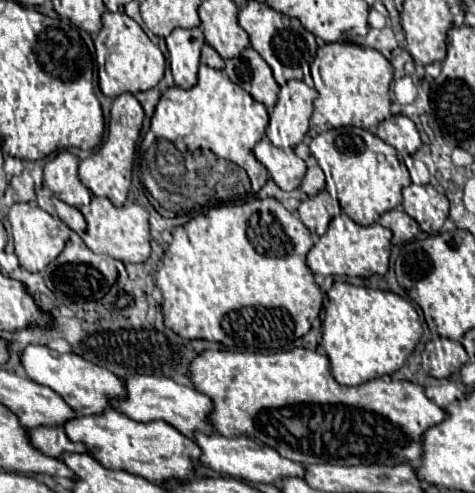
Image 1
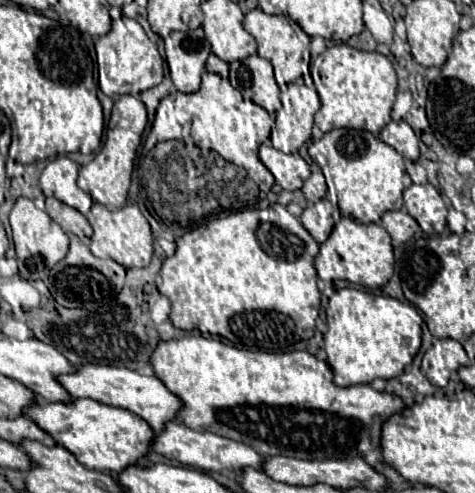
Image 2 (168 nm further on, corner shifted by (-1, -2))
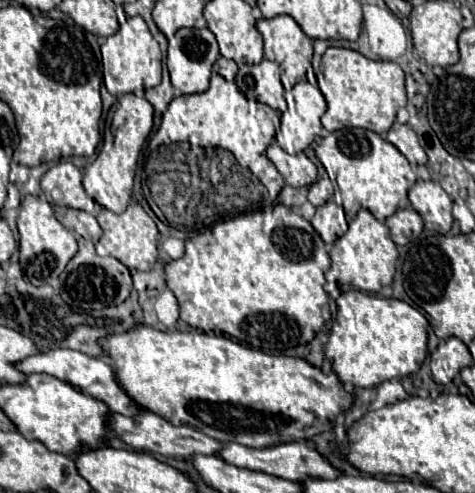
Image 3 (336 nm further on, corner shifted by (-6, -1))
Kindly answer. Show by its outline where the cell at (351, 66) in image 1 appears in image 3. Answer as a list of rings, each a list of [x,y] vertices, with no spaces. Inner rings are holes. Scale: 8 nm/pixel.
[[[329,47],[321,59],[321,71],[316,72],[319,89],[327,103],[323,127],[327,131],[343,127],[363,127],[385,135],[395,123],[397,109],[405,107],[405,75],[393,61],[371,61],[353,49]]]

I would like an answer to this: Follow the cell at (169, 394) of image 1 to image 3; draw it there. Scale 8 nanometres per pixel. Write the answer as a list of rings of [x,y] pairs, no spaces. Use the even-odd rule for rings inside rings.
[[[47,349],[47,351],[37,351],[35,355],[29,355],[21,361],[15,363],[15,369],[21,371],[23,375],[31,375],[31,373],[47,373],[53,375],[65,383],[69,383],[73,389],[103,401],[111,411],[121,413],[121,415],[135,415],[135,411],[139,411],[139,407],[133,403],[133,399],[119,387],[119,383],[115,383],[115,373],[111,371],[111,365],[107,365],[103,359],[99,357],[91,357],[79,351],[71,351],[71,349]]]

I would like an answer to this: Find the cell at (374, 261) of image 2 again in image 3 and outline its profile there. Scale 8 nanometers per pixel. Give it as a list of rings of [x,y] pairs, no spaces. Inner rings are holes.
[[[361,209],[355,221],[349,223],[347,233],[335,241],[329,255],[331,255],[331,269],[325,273],[324,289],[335,300],[342,294],[339,285],[343,283],[349,283],[351,287],[357,287],[367,293],[379,293],[381,287],[393,283],[397,245],[393,243],[387,225],[377,221],[367,209]]]

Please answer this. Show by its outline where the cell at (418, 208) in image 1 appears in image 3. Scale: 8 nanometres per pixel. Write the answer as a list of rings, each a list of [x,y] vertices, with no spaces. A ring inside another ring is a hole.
[[[417,181],[409,191],[413,209],[423,217],[425,229],[449,233],[453,225],[451,199],[445,189],[435,181]]]

